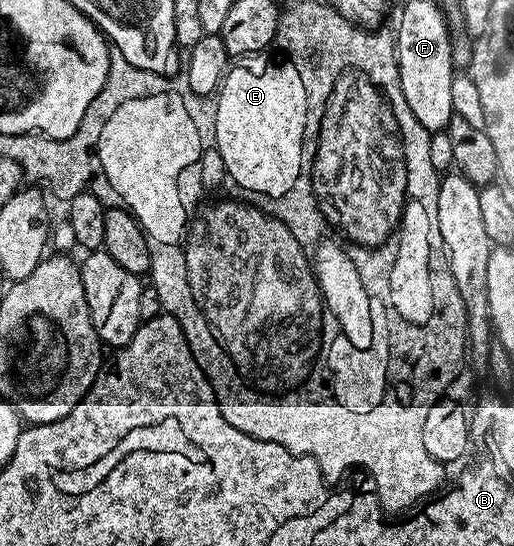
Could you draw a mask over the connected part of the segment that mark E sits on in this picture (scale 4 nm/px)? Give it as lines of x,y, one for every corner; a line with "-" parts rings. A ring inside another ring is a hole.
262,52
257,54
257,60
247,62
247,66
237,64
230,67
216,98
215,142
228,174
241,187
256,192
255,196
264,200
273,201
281,198
281,194
309,194
307,168
311,150
301,148
304,99
301,81
295,70
283,63
276,63
270,55

